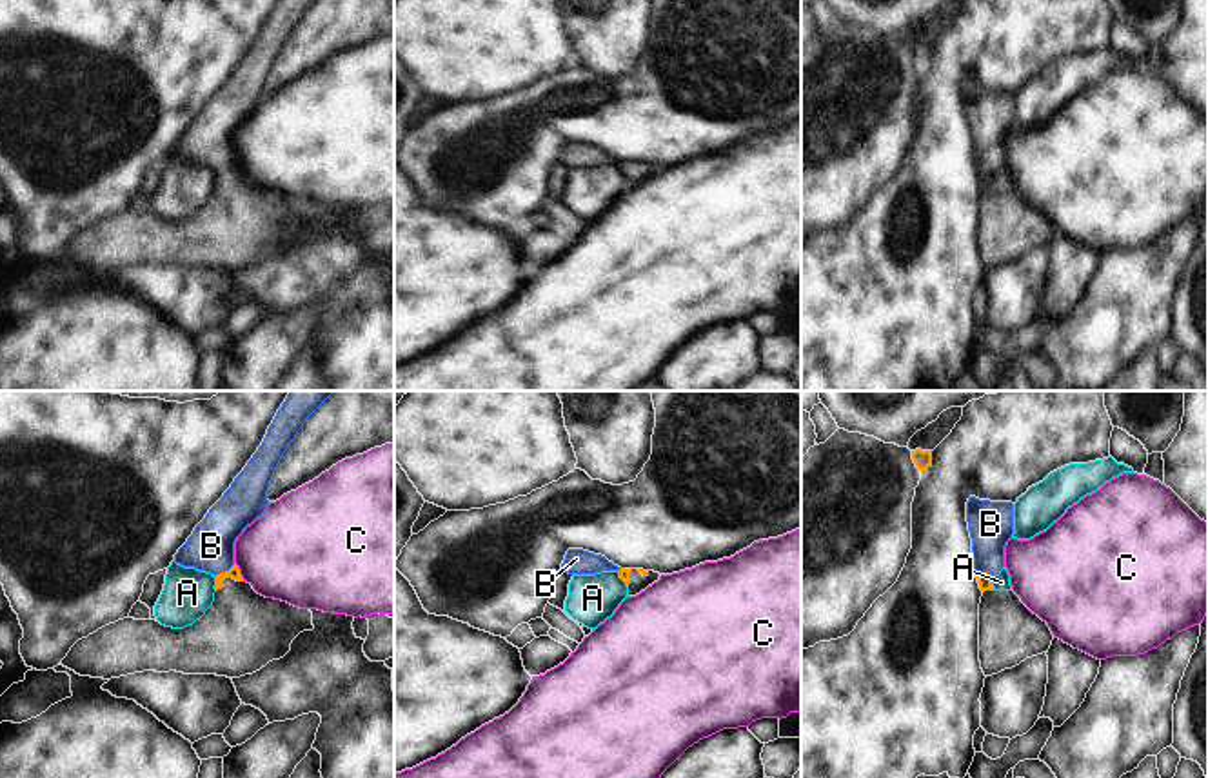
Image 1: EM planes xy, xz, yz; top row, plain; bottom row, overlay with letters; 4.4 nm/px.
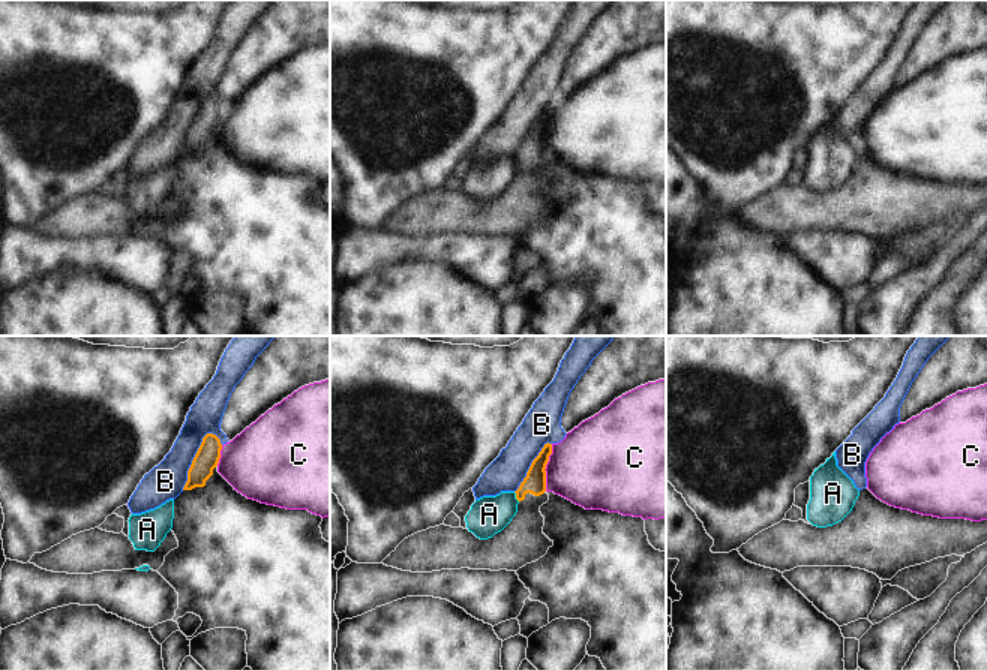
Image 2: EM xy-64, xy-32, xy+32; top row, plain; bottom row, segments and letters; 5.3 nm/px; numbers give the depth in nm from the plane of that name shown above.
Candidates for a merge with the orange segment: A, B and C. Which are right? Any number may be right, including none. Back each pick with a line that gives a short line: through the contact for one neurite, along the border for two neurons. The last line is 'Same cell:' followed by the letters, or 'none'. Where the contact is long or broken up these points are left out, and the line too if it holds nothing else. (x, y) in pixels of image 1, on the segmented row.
Same cell: none.

